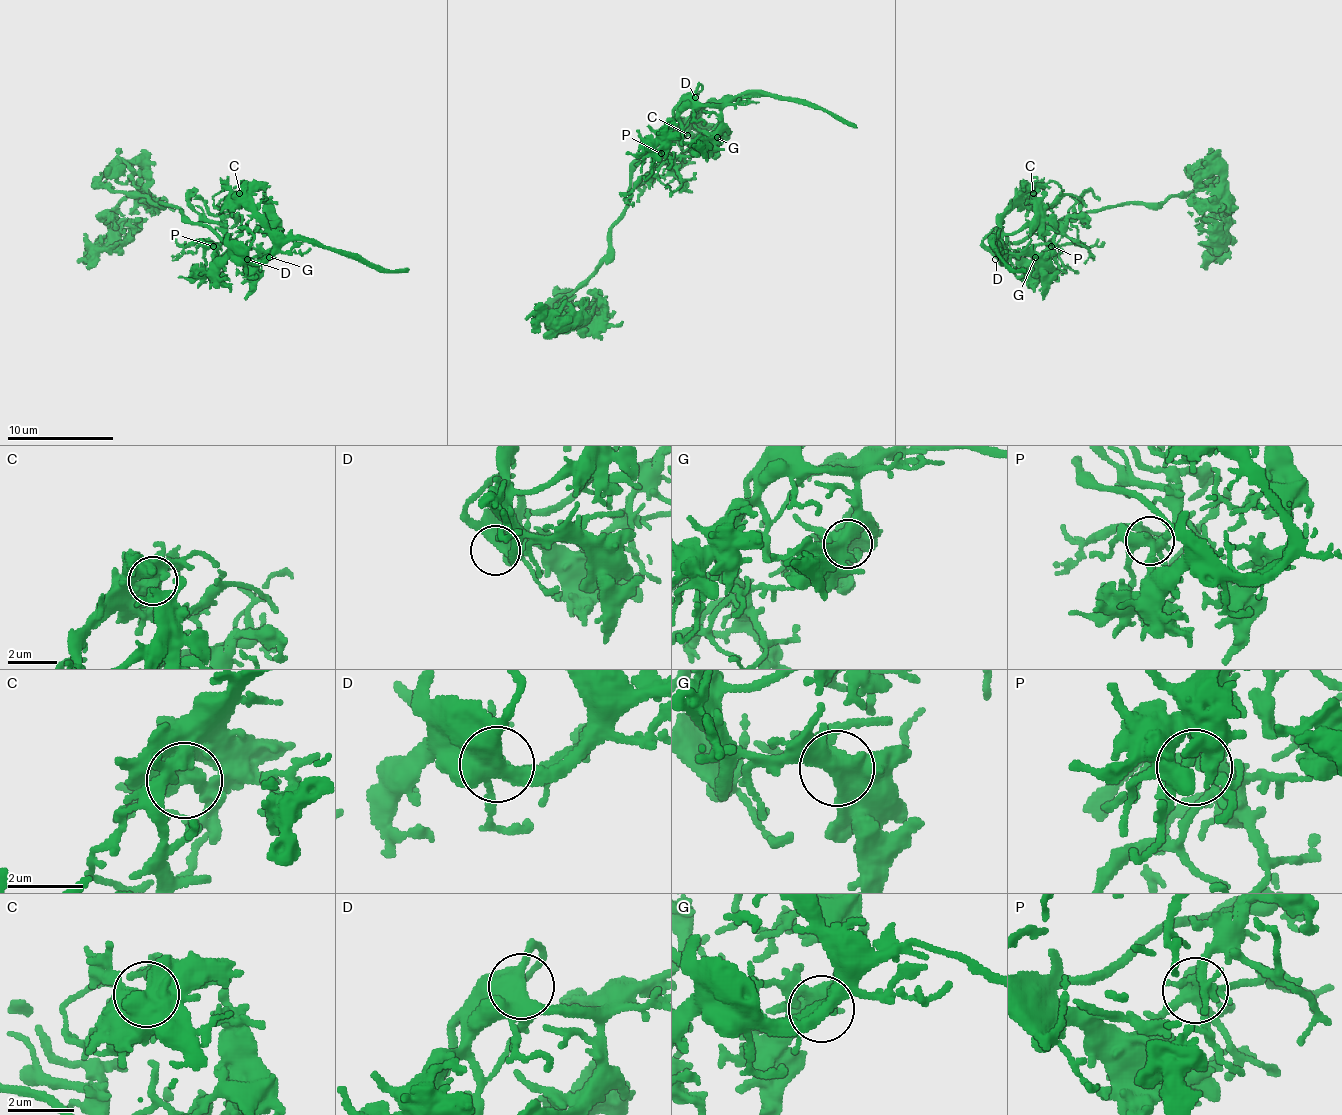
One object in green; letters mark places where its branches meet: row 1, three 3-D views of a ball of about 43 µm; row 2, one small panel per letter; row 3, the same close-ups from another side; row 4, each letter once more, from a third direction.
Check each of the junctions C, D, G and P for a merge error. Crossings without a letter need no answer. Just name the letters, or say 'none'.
none

